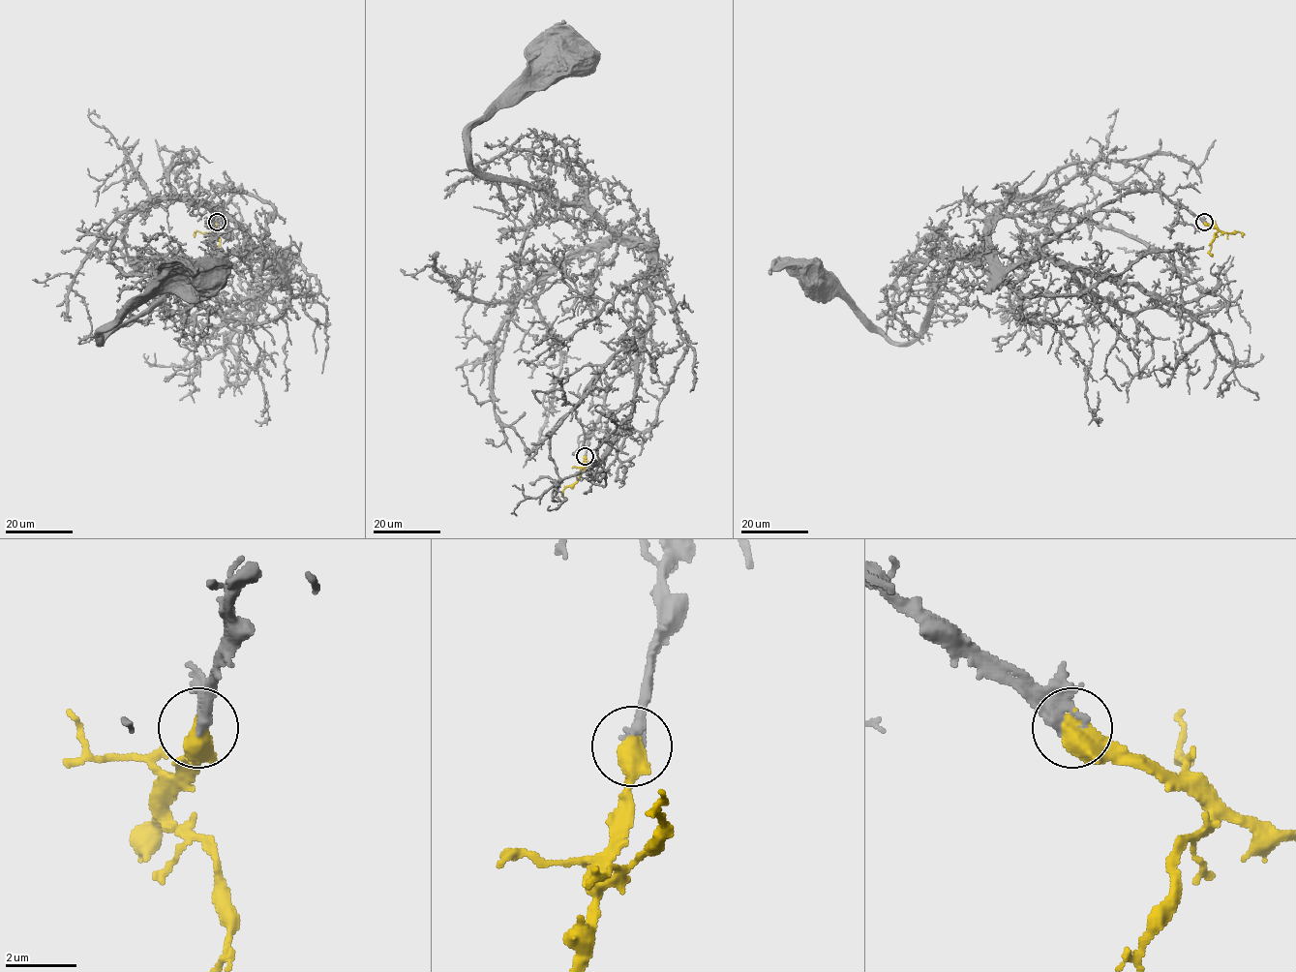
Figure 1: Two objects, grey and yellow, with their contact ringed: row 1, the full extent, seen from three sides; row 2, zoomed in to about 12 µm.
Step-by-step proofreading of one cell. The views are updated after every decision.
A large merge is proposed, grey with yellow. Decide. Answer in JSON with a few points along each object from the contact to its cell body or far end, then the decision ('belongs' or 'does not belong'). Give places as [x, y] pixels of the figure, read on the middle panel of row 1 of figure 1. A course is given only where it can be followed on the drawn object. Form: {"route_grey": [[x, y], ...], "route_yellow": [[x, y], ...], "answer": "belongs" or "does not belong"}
{"route_grey": [[585, 457], [604, 392], [642, 349], [648, 255], [583, 207], [484, 176], [469, 131], [579, 59]], "route_yellow": [[585, 457], [580, 477], [561, 495]], "answer": "belongs"}

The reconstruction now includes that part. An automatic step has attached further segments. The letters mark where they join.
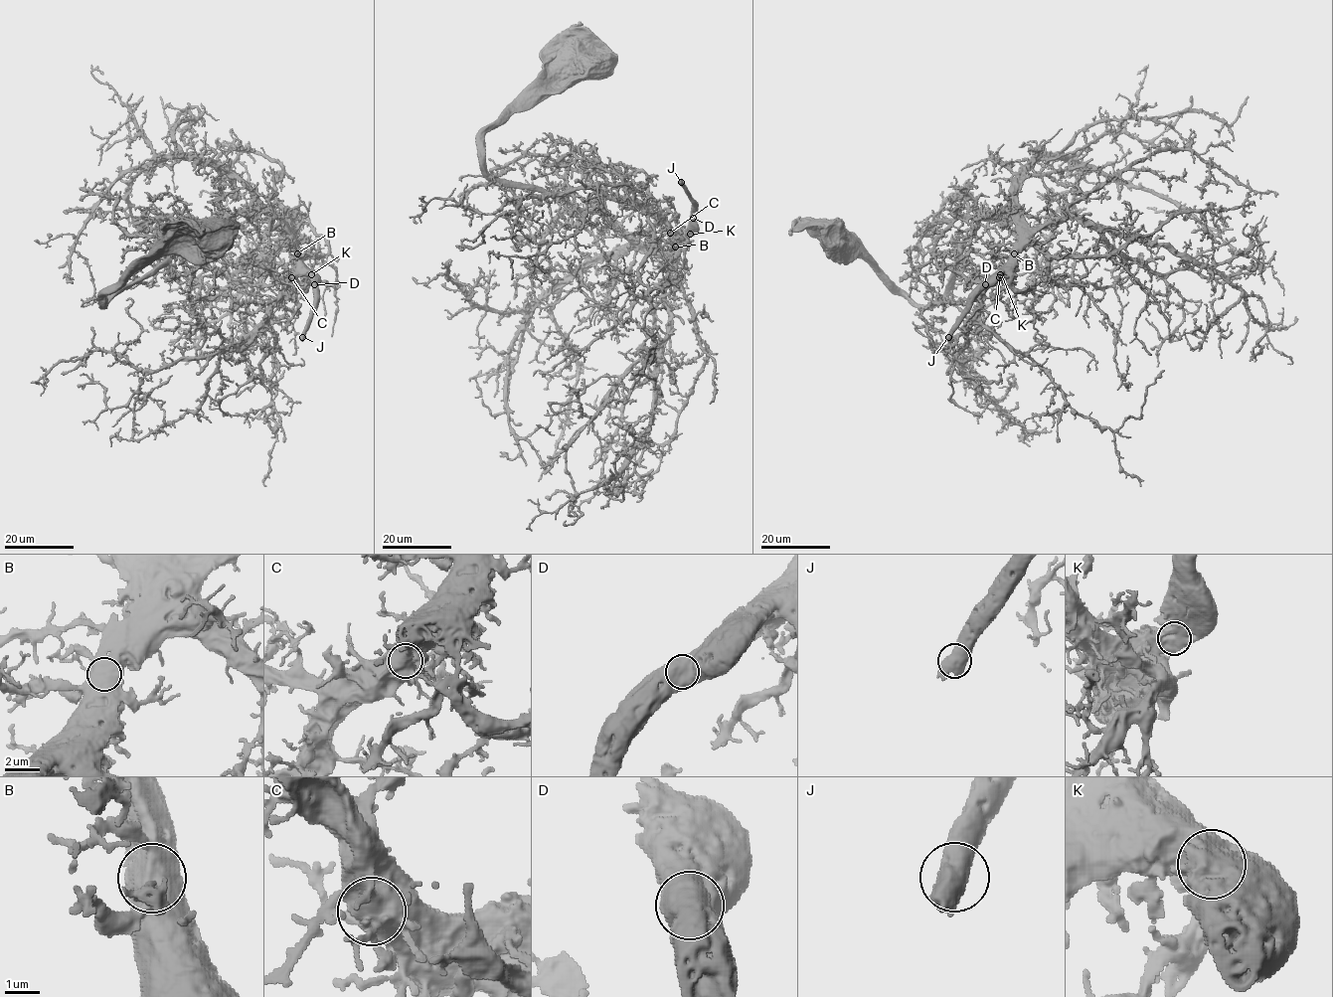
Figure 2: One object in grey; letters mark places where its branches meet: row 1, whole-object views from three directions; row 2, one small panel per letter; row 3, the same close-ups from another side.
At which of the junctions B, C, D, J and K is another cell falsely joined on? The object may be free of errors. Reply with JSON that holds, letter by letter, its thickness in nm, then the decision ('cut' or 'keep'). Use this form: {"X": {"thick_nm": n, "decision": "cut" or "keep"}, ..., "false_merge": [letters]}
{"B": {"thick_nm": 1000, "decision": "keep"}, "C": {"thick_nm": 750, "decision": "keep"}, "D": {"thick_nm": 1050, "decision": "keep"}, "J": {"thick_nm": 750, "decision": "keep"}, "K": {"thick_nm": 850, "decision": "keep"}, "false_merge": []}

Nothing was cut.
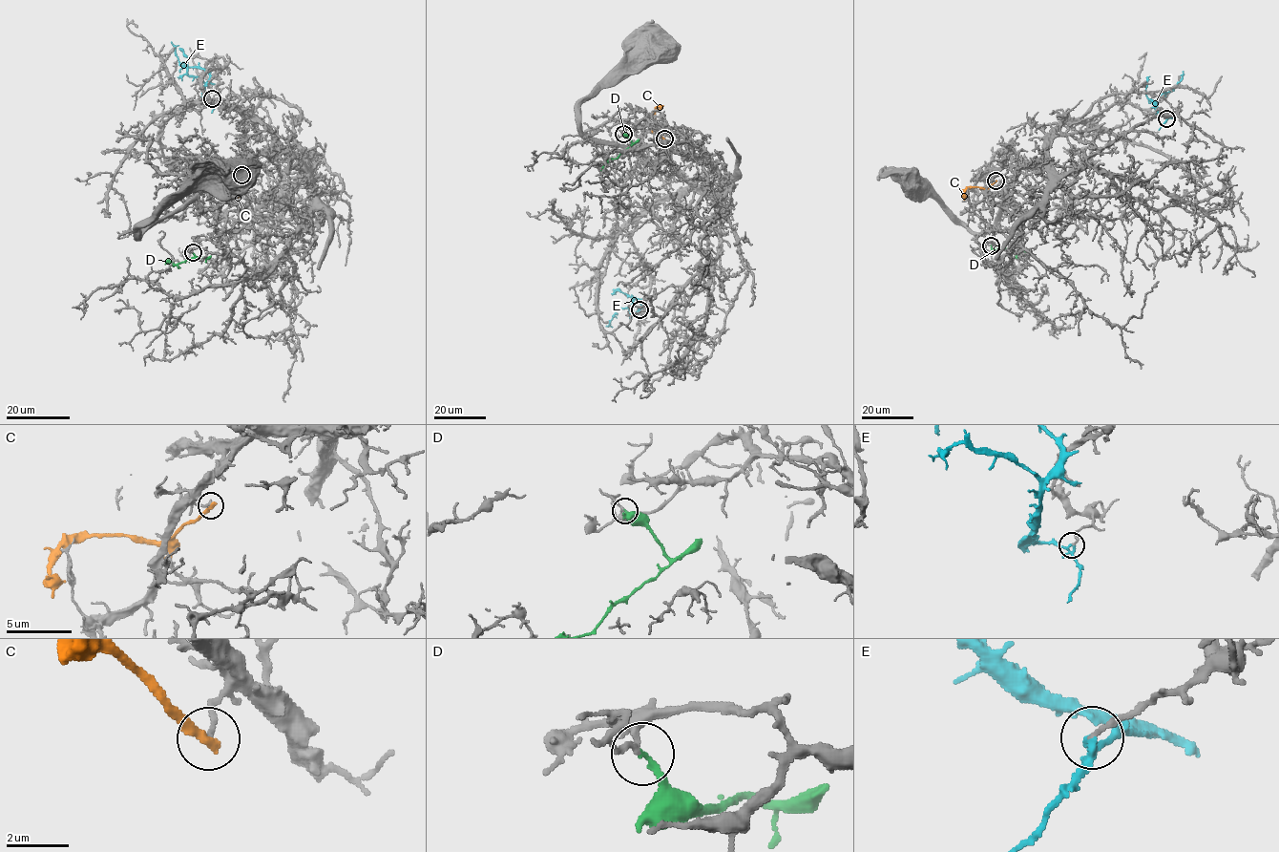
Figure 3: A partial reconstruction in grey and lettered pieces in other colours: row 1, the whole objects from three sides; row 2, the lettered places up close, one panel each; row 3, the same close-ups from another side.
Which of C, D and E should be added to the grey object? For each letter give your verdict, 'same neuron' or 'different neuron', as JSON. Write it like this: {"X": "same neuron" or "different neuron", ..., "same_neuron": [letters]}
{"C": "different neuron", "D": "different neuron", "E": "different neuron", "same_neuron": []}

